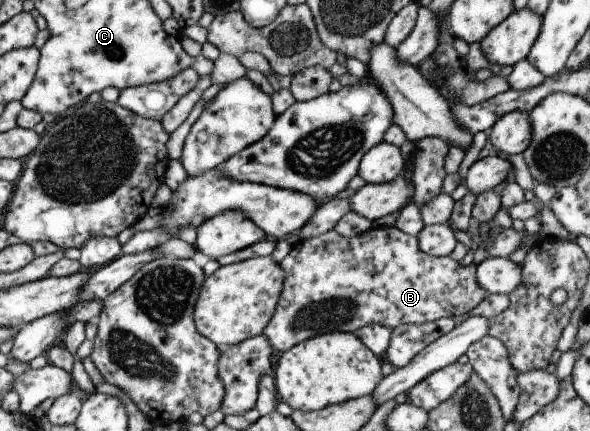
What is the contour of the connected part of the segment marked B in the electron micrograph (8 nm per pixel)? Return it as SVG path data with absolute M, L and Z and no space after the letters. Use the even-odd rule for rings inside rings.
M400 224L371 228L365 234L343 238L334 230L320 236L301 239L289 249L279 263L282 268L282 290L276 309L262 334L268 340L272 352L286 352L312 336L332 332L354 333L358 328L378 324L394 329L402 324L423 324L442 318L452 319L476 307L487 295L476 284L474 270L479 261L460 266L449 256L433 258L417 248L414 236L404 234Z

